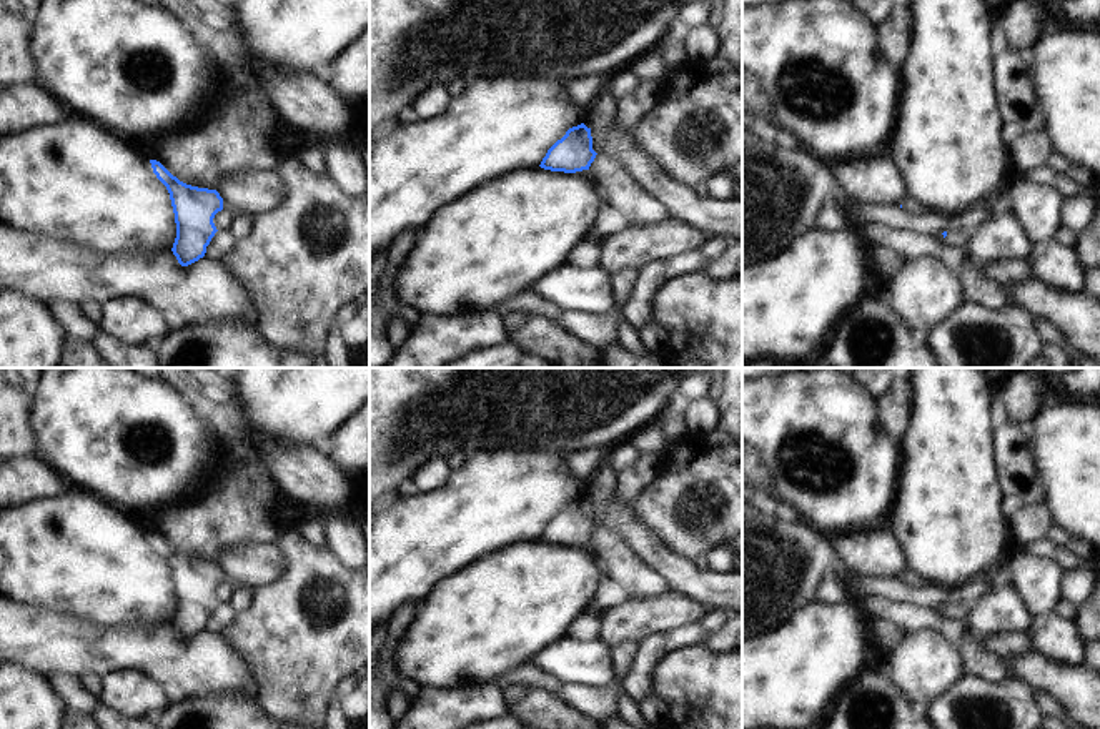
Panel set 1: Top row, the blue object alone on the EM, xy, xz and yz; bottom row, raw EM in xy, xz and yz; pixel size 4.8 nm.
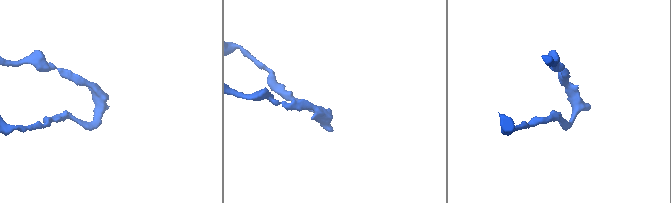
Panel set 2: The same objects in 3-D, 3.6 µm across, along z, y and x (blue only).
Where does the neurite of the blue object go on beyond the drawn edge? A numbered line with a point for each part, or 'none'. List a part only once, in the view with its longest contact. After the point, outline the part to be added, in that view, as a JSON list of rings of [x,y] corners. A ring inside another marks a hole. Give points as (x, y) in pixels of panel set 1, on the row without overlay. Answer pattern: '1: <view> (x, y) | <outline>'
1: xz (621, 565) | [[[596,528],[589,543],[602,558],[606,576],[621,586],[629,599],[669,593],[666,581],[642,563],[617,534]]]

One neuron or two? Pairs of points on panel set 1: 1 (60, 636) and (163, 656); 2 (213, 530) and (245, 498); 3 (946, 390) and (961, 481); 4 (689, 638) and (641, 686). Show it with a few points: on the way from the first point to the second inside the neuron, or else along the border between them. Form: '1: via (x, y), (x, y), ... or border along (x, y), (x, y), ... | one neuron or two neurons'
1: via (85, 646), (97, 649), (138, 649) | one neuron
2: via (222, 521), (237, 506) | one neuron
3: via (951, 413), (951, 458) | one neuron
4: via (673, 639), (666, 641), (641, 669) | one neuron

